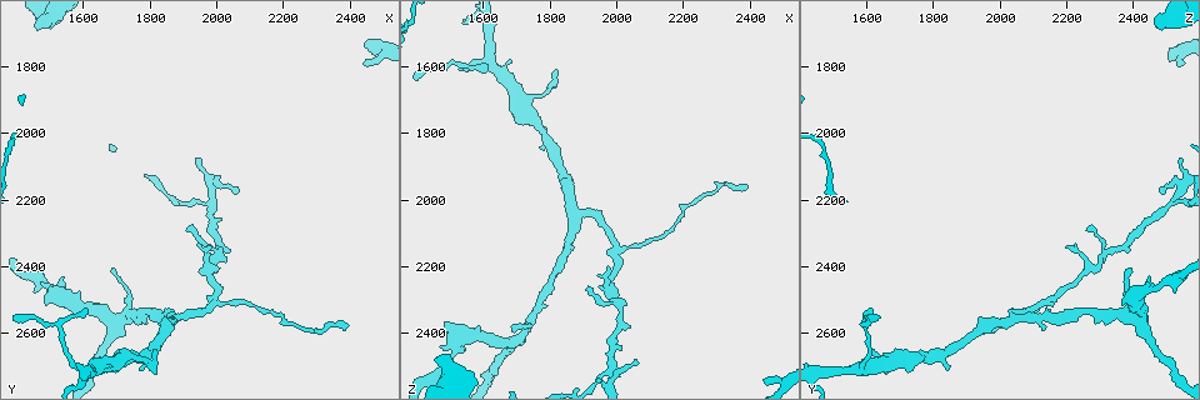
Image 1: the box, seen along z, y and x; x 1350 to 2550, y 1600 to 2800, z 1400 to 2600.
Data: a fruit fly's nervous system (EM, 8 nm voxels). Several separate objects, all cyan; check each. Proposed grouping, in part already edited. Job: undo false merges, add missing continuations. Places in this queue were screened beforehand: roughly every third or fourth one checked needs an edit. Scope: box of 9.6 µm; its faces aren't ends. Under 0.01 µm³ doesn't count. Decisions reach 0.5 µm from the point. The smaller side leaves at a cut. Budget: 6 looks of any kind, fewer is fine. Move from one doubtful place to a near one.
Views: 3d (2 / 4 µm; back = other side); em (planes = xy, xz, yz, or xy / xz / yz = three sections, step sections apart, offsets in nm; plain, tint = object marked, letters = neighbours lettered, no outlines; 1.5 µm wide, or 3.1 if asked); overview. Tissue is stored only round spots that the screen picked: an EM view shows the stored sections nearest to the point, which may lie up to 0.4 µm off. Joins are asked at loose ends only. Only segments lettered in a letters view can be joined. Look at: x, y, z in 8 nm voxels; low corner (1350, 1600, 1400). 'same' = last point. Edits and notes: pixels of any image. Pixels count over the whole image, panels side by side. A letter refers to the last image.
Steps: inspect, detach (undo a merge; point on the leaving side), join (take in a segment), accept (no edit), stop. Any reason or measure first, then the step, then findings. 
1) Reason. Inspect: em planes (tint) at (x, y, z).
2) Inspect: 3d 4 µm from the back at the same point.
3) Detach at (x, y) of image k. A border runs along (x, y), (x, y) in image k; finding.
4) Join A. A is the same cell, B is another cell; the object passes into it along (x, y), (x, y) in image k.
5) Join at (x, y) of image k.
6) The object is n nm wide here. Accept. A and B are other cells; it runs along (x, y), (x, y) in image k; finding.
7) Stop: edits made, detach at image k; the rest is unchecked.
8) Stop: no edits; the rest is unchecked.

Branch stops here. Inspect: em xy step 4 (plain) at (2070, 2170, 2480).

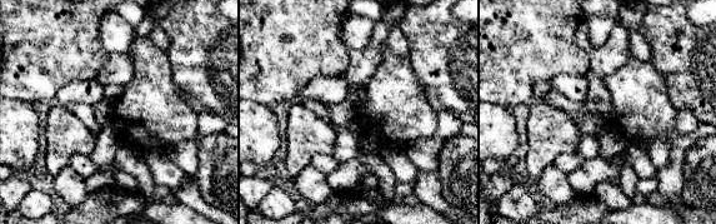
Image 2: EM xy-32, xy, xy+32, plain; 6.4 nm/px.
Inspect: em xy step 4 (letters) at the same point.

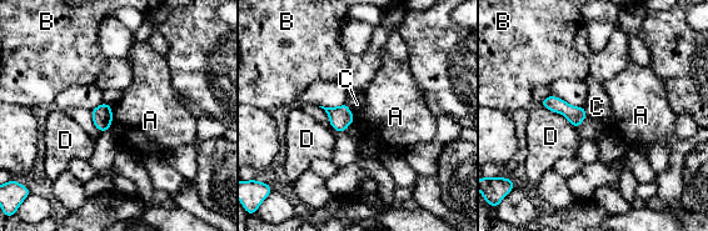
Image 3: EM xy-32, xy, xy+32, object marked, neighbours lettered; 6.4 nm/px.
Accept. A, B, C and D are other cells; a border runs along (111, 106), (111, 124), (108, 129) in image 3; no lettered segment goes on from it.

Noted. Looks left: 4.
Inspect: 3d 2 µm at (1990, 2500, 2140).

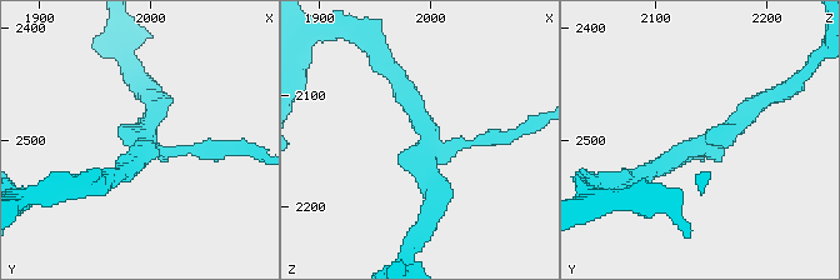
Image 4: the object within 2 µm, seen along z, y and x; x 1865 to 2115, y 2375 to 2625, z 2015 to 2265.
Need the tissue. Inspect: em planes (letters) at (2000, 2508, 2134).

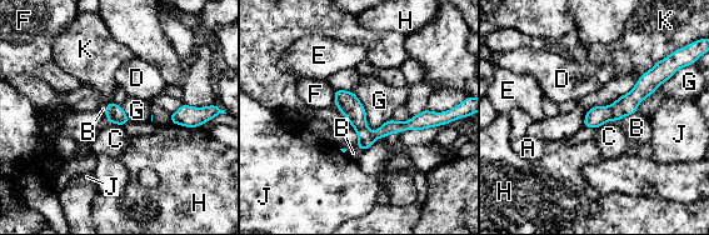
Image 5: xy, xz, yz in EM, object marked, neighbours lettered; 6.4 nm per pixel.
Accept. A, B, C, D, E, F, G, H, J and K are other cells; it runs along (336, 93), (369, 134), (434, 121) in image 5; all the same neuron.

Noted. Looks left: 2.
Stop: no edits; the rest is unchecked.

